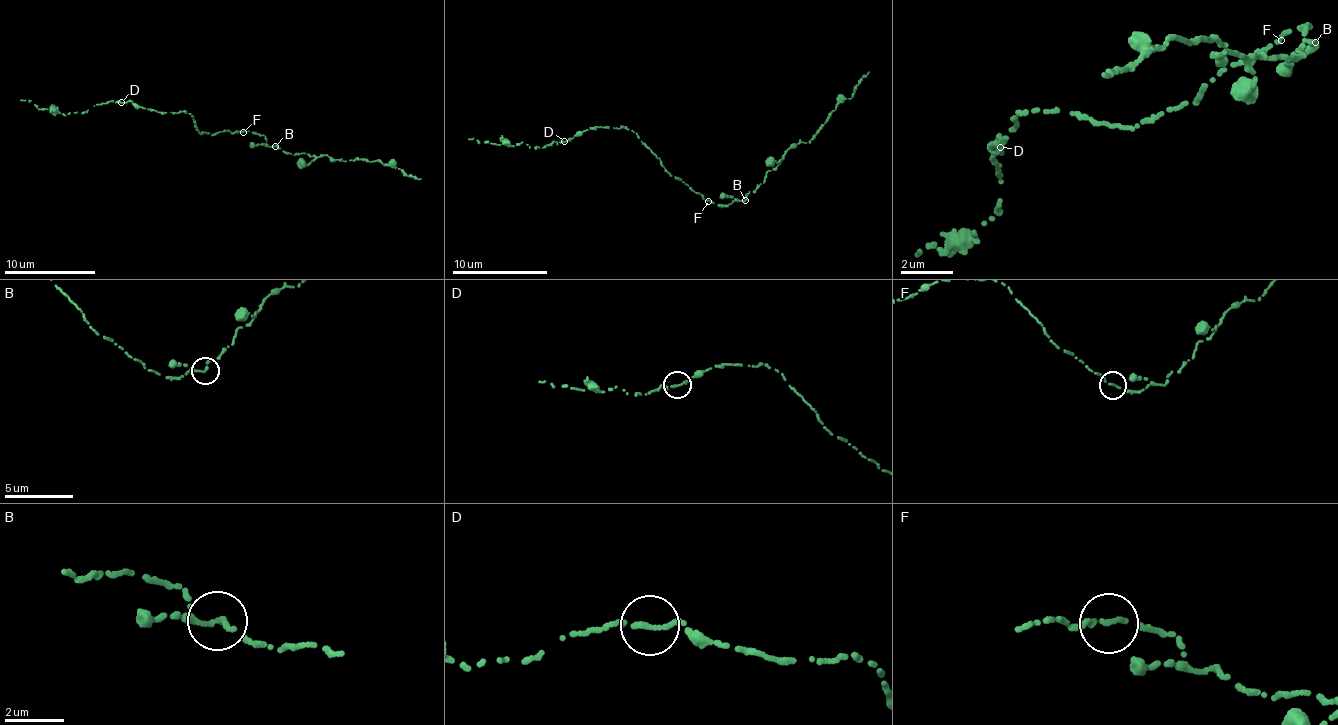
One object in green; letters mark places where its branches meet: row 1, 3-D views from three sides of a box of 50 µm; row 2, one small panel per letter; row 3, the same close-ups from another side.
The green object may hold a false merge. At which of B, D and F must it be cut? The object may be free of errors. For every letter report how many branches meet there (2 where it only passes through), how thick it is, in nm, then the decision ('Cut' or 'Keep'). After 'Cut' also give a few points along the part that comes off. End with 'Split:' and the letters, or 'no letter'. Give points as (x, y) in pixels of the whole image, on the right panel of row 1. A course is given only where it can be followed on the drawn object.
B: Branches: 1. Thickness 240 nm. Keep
D: Branches: 1. Thickness 240 nm. Keep
F: Branches: 1. Thickness 180 nm. Keep
Split: no letter

